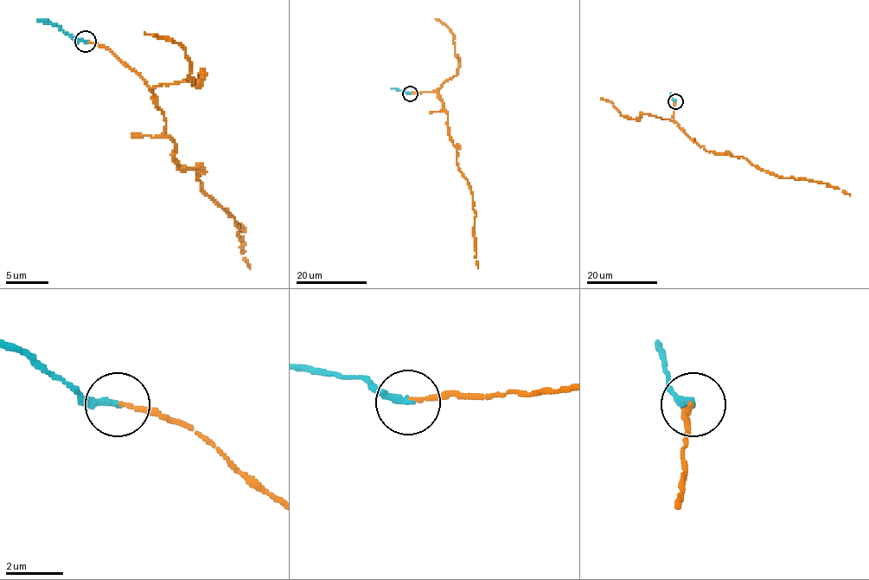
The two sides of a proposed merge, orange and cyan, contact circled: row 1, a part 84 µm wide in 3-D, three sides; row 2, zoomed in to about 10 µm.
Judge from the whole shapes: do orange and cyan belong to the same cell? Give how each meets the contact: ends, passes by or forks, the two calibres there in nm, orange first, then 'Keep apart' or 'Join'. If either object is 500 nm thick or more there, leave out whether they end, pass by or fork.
At the ring orange ends. At the ring cyan ends. Thickness 140 nm (orange) against 240 nm. Keep apart

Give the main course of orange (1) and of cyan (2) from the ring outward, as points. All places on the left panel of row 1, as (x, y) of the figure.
1: (85, 41), (108, 47), (147, 86), (181, 170), (198, 174), (243, 229), (250, 268)
2: (85, 41), (76, 41), (56, 26), (37, 19)

